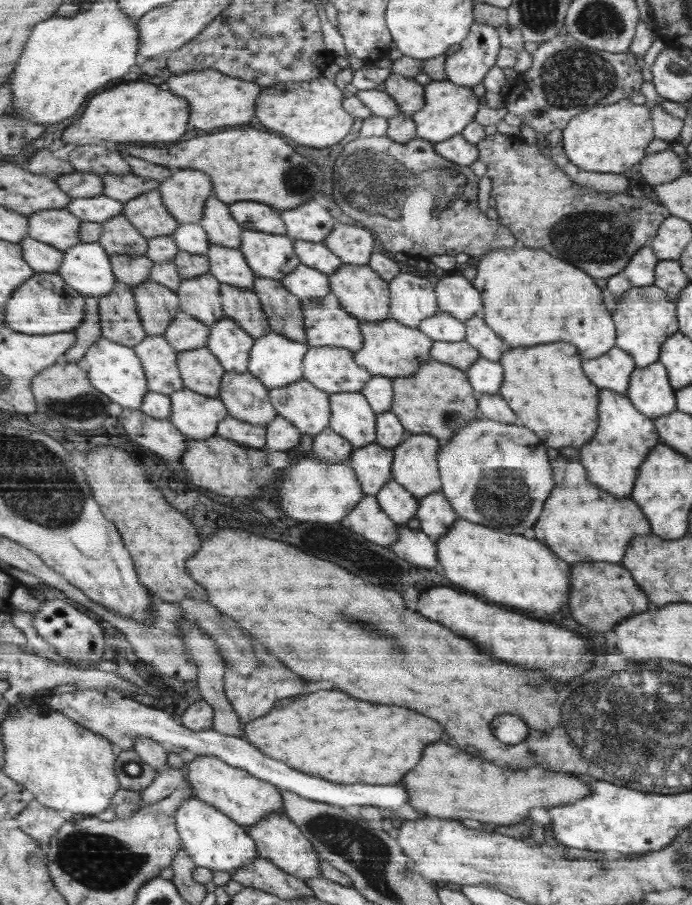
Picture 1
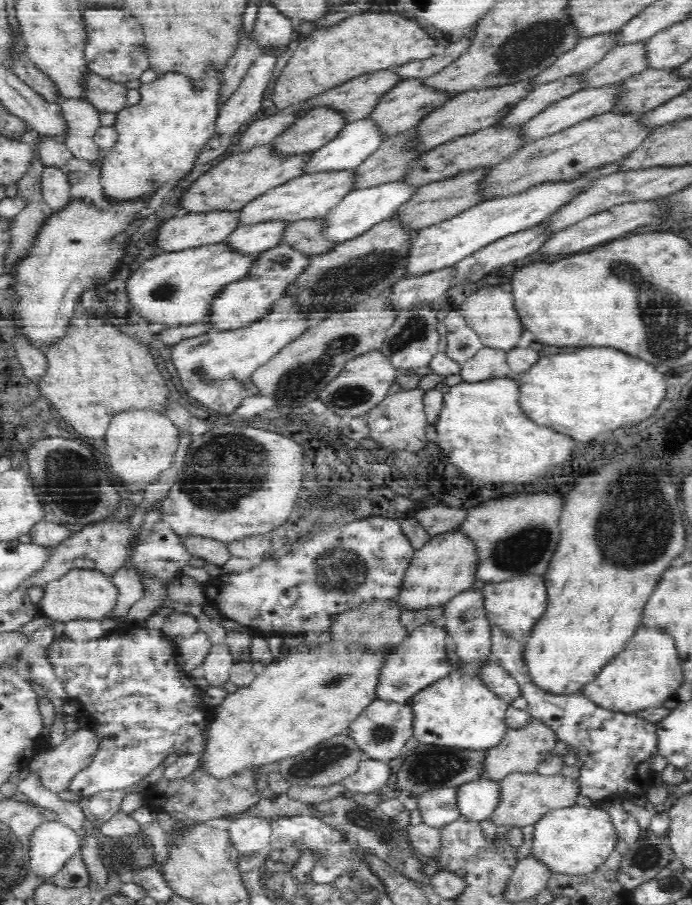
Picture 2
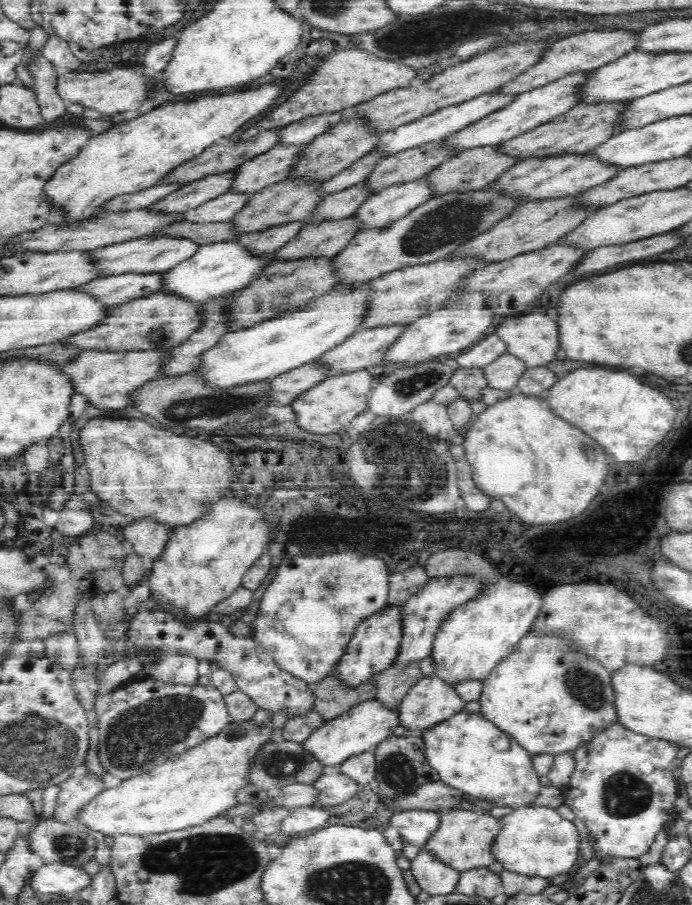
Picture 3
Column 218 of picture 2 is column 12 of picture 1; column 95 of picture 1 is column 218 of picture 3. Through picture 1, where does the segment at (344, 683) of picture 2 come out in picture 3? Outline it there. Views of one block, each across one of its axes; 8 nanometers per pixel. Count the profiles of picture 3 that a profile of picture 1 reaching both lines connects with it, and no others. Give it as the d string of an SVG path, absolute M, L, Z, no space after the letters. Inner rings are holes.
M249 719L228 721L220 732L202 744L176 754L147 774L122 781L117 788L104 789L76 819L95 832L147 835L168 833L197 826L237 806L238 792L251 784L256 758L276 734L276 725Z

